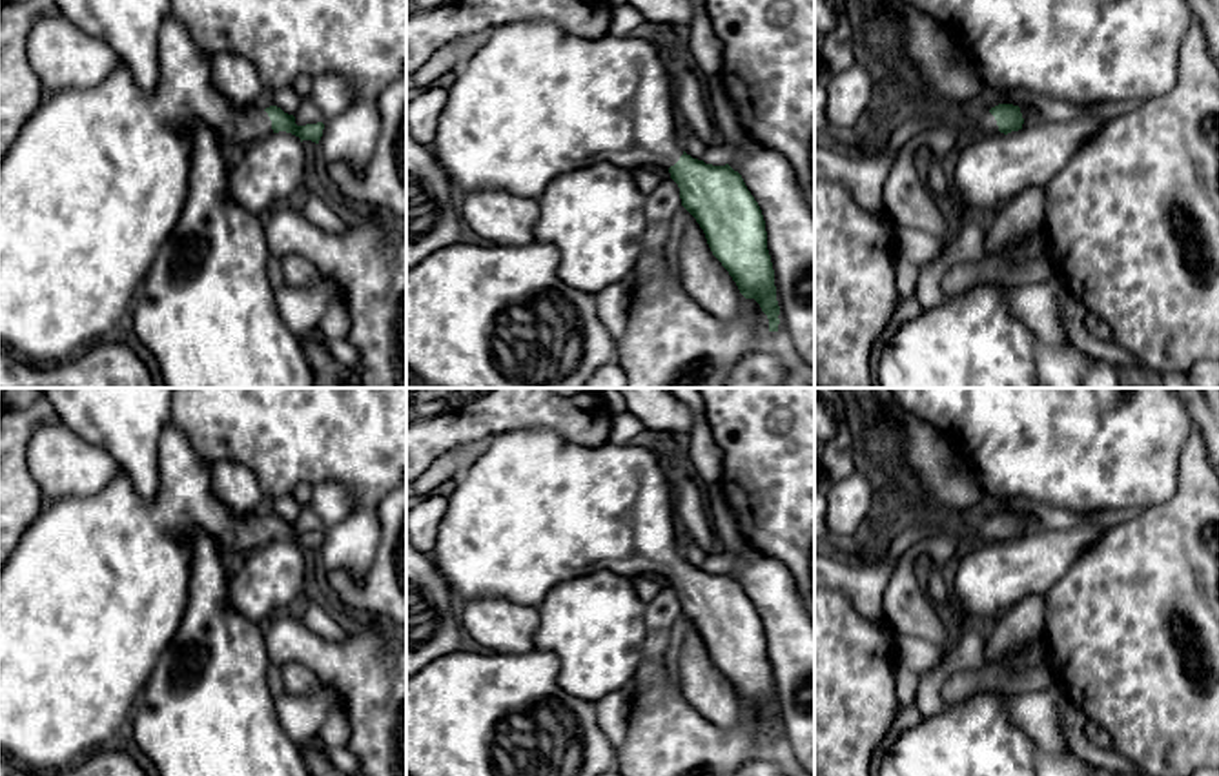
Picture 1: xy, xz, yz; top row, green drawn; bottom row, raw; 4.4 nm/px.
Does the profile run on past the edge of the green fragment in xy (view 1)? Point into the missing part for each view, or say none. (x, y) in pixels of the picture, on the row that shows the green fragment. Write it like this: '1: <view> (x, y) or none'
1: xy (93, 184)

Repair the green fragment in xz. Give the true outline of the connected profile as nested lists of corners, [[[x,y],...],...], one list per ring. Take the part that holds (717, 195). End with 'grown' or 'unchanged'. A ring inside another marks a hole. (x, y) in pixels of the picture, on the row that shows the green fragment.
[[[516,20],[494,27],[490,38],[456,69],[456,82],[439,115],[430,144],[457,197],[477,189],[501,189],[539,199],[559,175],[609,162],[621,168],[665,168],[680,188],[681,206],[696,219],[712,255],[722,262],[745,299],[754,299],[778,332],[774,270],[767,250],[762,209],[742,175],[729,164],[712,166],[692,158],[676,144],[672,60],[661,44],[643,38],[603,35],[583,38],[547,20]]]; grown

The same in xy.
[[[173,15],[159,36],[160,73],[151,91],[140,89],[124,60],[98,86],[44,97],[0,164],[0,348],[35,366],[69,361],[87,346],[115,337],[164,240],[173,231],[186,197],[191,164],[191,128],[213,128],[222,146],[251,144],[286,131],[319,144],[324,124],[297,126],[277,106],[235,107],[211,82],[208,55]]]; grown

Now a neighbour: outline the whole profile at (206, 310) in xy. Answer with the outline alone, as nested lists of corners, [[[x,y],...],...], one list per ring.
[[[191,128],[191,164],[182,213],[153,259],[128,326],[155,355],[166,388],[317,388],[299,335],[282,322],[266,266],[271,257],[257,213],[230,197],[219,133]]]

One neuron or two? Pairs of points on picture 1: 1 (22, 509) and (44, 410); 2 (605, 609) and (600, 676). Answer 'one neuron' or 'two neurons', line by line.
1: one neuron
2: one neuron

